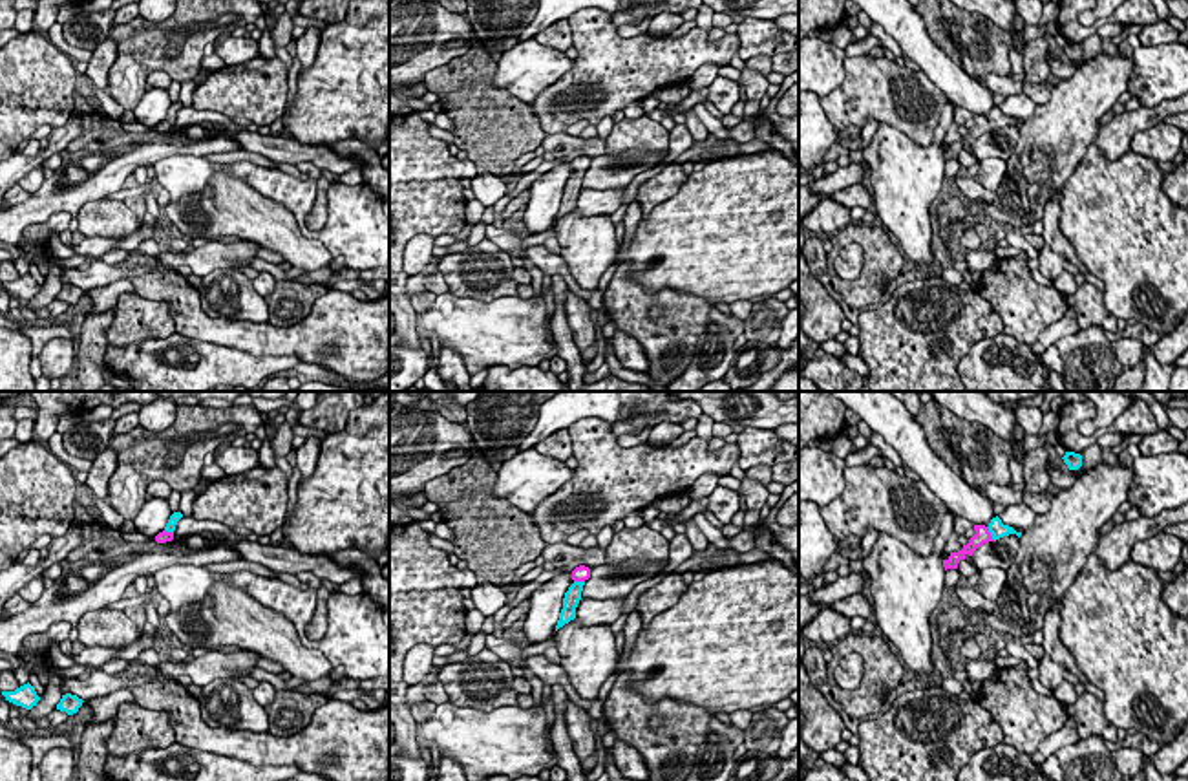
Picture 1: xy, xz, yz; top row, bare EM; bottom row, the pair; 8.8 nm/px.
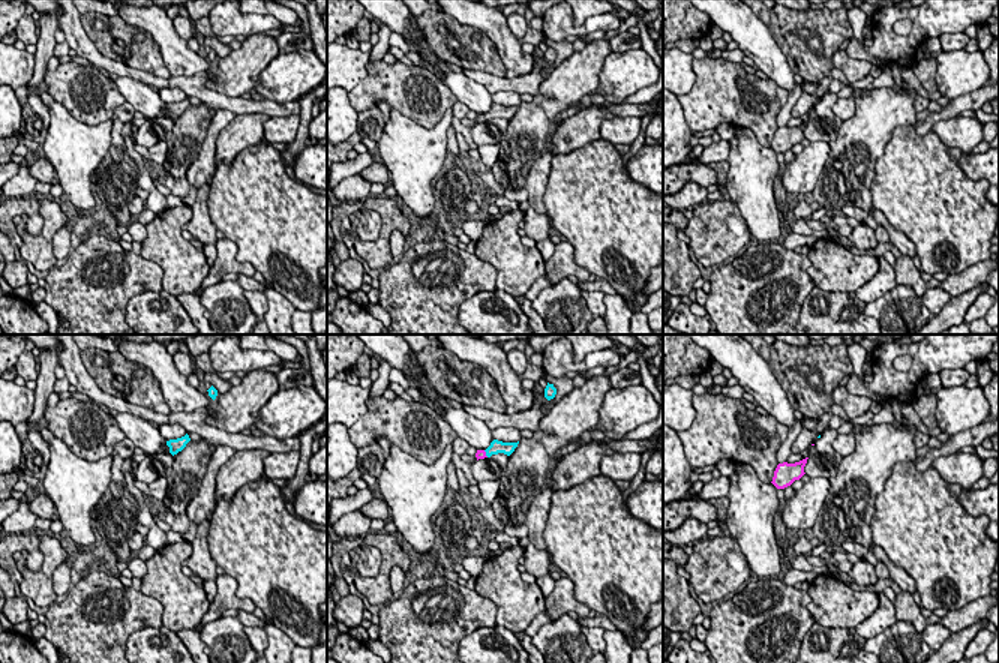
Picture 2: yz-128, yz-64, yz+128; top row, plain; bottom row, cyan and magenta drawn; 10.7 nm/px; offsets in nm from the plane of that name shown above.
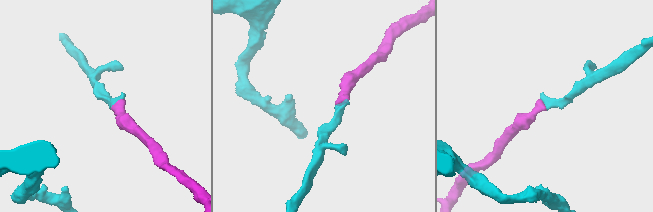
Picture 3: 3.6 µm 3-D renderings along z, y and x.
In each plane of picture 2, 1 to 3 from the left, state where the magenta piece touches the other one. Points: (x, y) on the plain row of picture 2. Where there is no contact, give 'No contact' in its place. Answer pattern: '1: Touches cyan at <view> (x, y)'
1: No contact
2: Touches cyan at yz-64 (486, 117)
3: No contact

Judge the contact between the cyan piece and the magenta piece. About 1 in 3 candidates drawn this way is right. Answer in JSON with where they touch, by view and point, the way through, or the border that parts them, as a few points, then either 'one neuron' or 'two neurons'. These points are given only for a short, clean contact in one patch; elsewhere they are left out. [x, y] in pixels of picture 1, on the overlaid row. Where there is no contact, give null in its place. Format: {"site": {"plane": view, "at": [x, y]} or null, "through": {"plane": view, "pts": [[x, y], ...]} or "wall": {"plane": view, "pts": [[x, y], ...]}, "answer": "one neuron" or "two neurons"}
{"site": {"plane": "yz", "at": [991, 534]}, "through": {"plane": "yz", "pts": [[997, 529], [991, 534], [982, 534]]}, "answer": "one neuron"}

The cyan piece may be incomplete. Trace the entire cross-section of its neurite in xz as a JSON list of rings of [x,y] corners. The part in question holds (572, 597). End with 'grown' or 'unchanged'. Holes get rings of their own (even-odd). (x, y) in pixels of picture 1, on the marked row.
[[[579,565],[572,571],[574,583],[565,593],[563,609],[559,613],[556,631],[576,618],[576,607],[581,600],[581,591],[589,578],[590,578],[590,569],[585,565]]] | grown

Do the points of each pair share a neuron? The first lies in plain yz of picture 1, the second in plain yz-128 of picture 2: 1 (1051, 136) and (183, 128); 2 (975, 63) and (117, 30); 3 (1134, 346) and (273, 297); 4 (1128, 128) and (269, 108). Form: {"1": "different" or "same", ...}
{"1": "same", "2": "same", "3": "different", "4": "different"}

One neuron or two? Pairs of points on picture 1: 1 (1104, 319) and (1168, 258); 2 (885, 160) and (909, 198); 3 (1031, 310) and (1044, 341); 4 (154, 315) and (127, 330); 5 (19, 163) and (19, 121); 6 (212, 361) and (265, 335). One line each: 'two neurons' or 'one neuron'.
1: two neurons
2: one neuron
3: two neurons
4: one neuron
5: two neurons
6: two neurons

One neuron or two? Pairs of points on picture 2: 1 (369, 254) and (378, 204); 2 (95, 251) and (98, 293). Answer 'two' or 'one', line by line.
1: one
2: one

